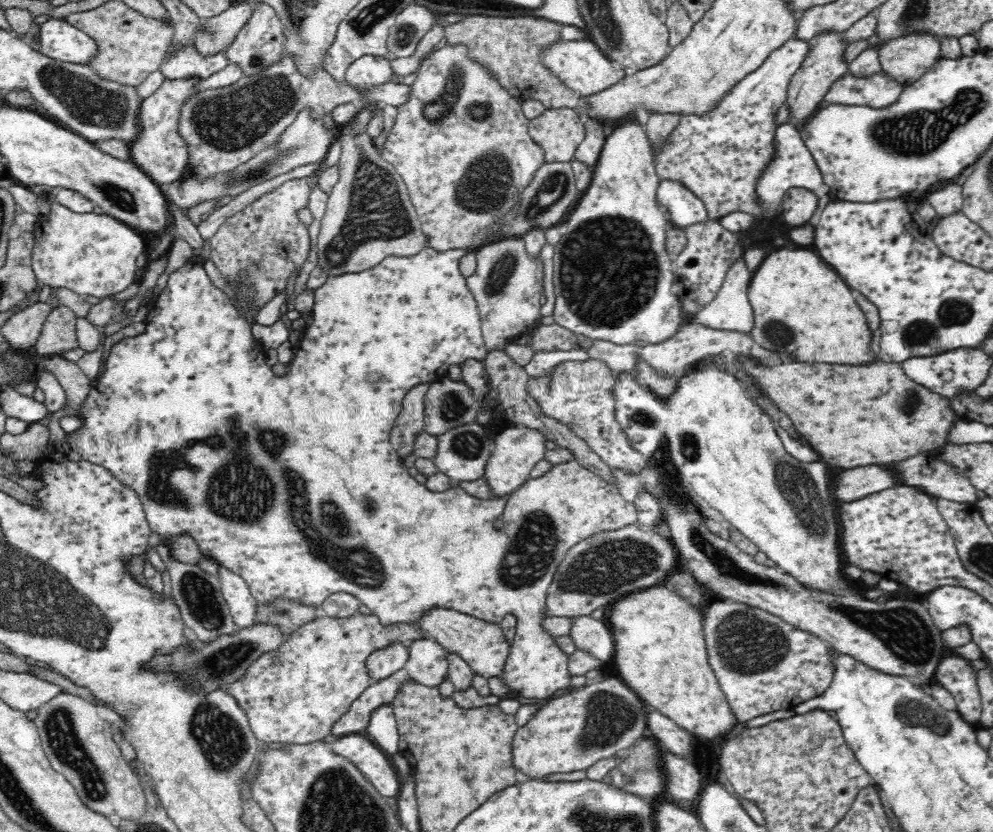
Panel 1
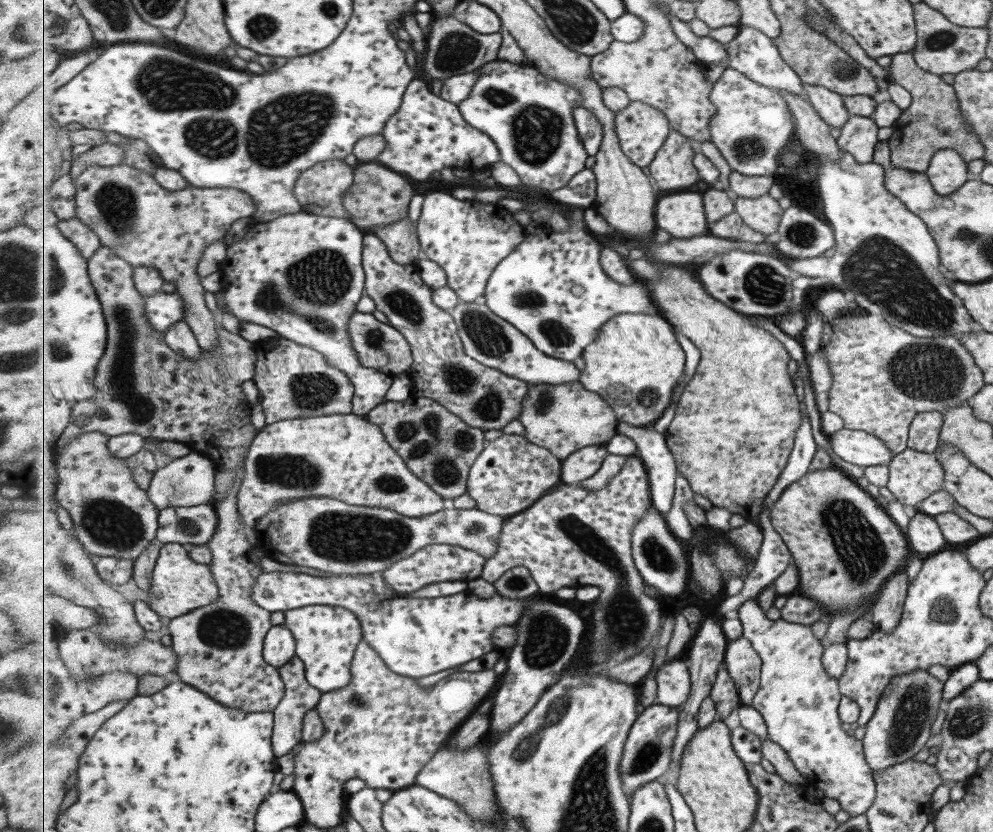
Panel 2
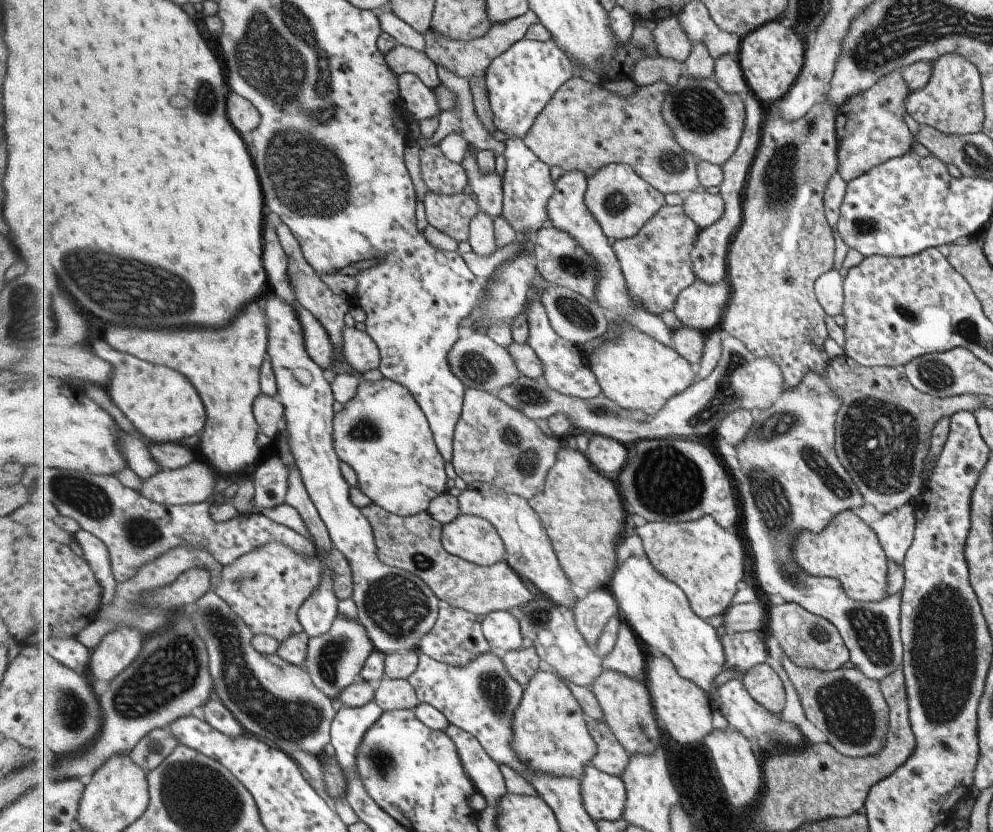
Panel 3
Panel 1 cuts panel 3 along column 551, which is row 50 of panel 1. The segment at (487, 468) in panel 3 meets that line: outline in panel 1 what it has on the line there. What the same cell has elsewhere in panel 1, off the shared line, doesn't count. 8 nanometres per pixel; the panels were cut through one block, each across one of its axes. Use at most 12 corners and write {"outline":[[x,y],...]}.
{"outline":[[447,44],[382,158],[428,247],[470,250],[545,163],[521,102]]}

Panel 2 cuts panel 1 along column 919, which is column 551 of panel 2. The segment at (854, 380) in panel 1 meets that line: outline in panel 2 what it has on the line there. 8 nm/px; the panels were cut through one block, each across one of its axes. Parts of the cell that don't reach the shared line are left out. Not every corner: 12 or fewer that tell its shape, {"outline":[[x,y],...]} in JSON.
{"outline":[[579,381],[531,385],[529,442],[564,461],[616,436],[616,410]]}

